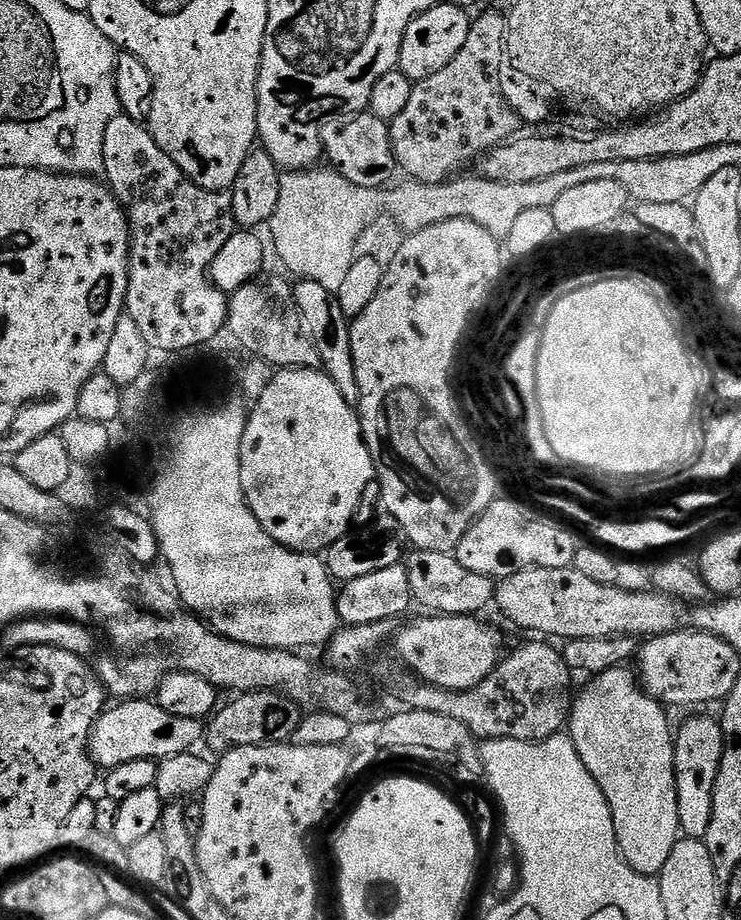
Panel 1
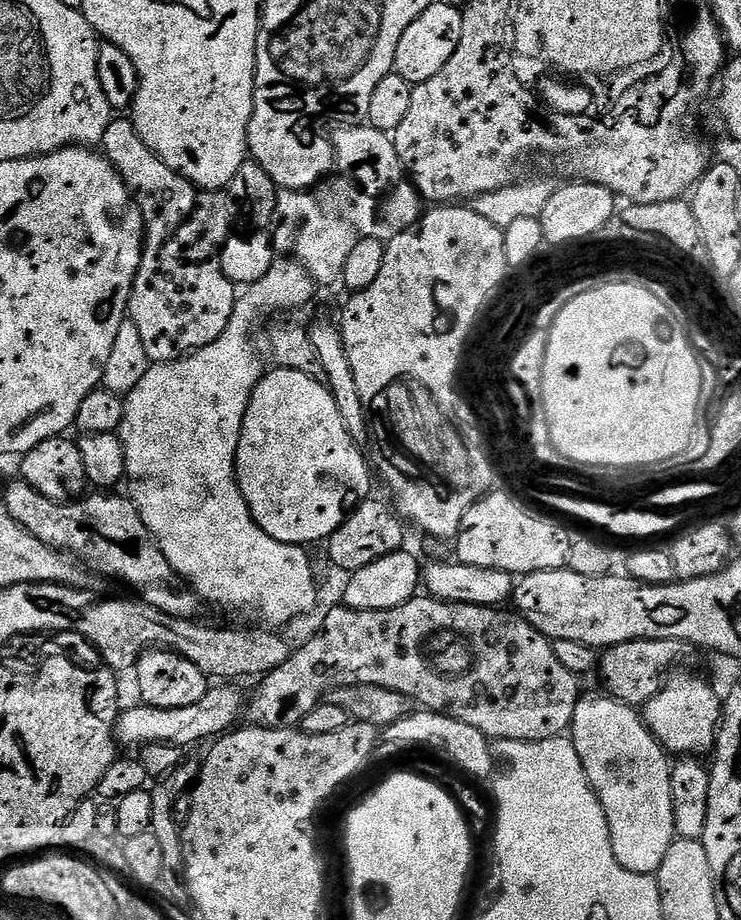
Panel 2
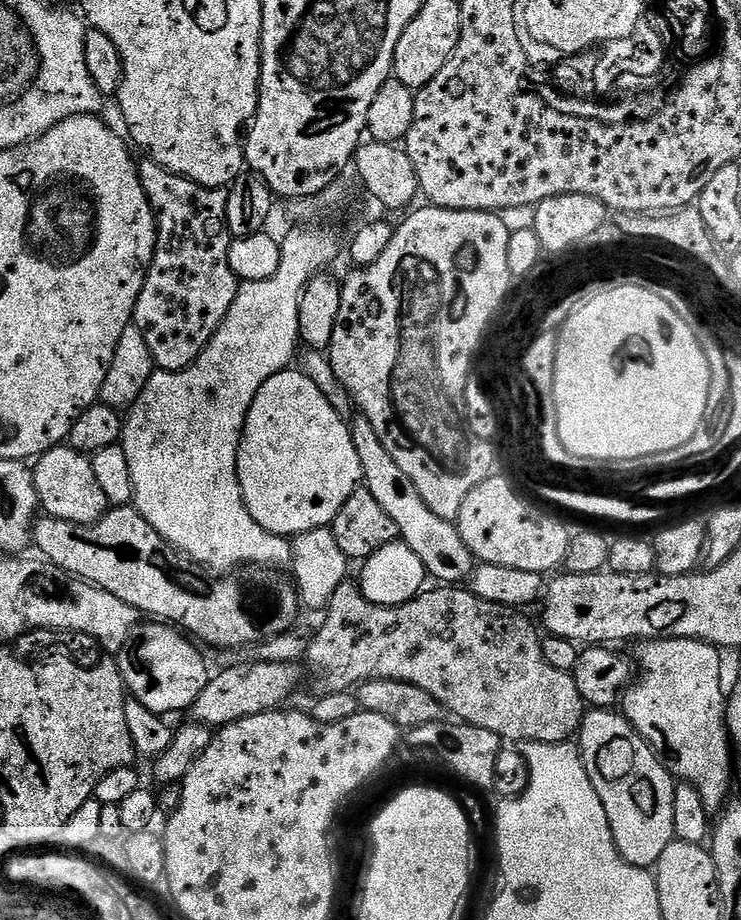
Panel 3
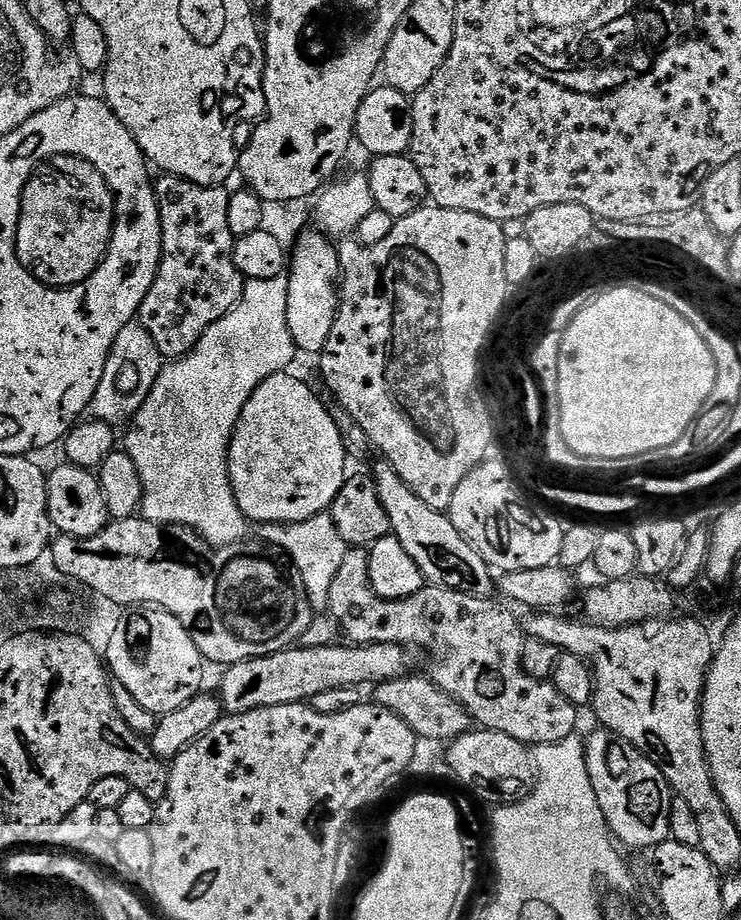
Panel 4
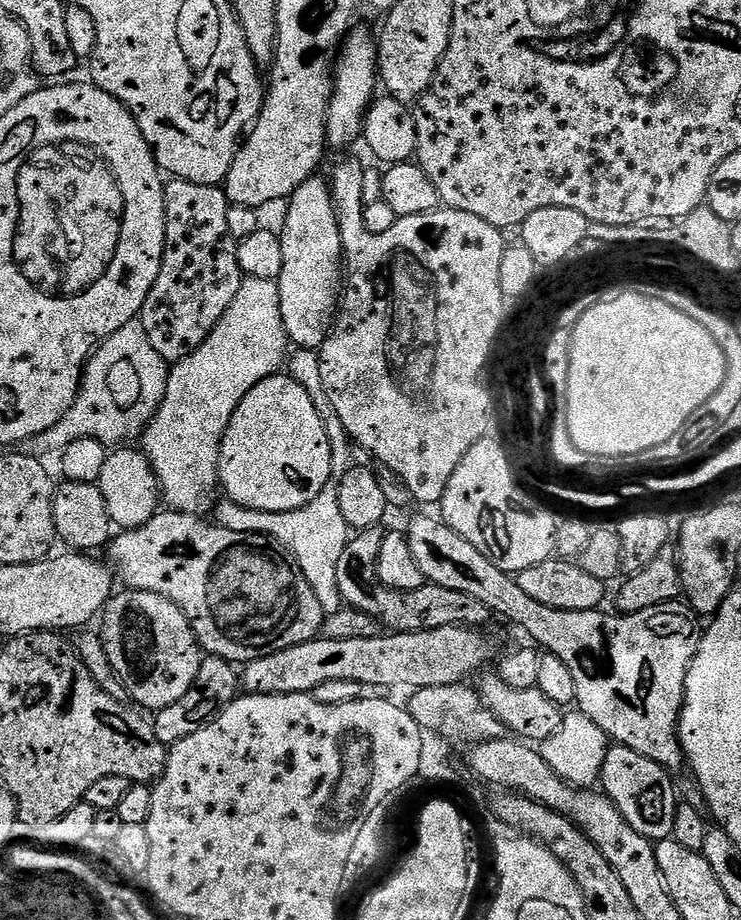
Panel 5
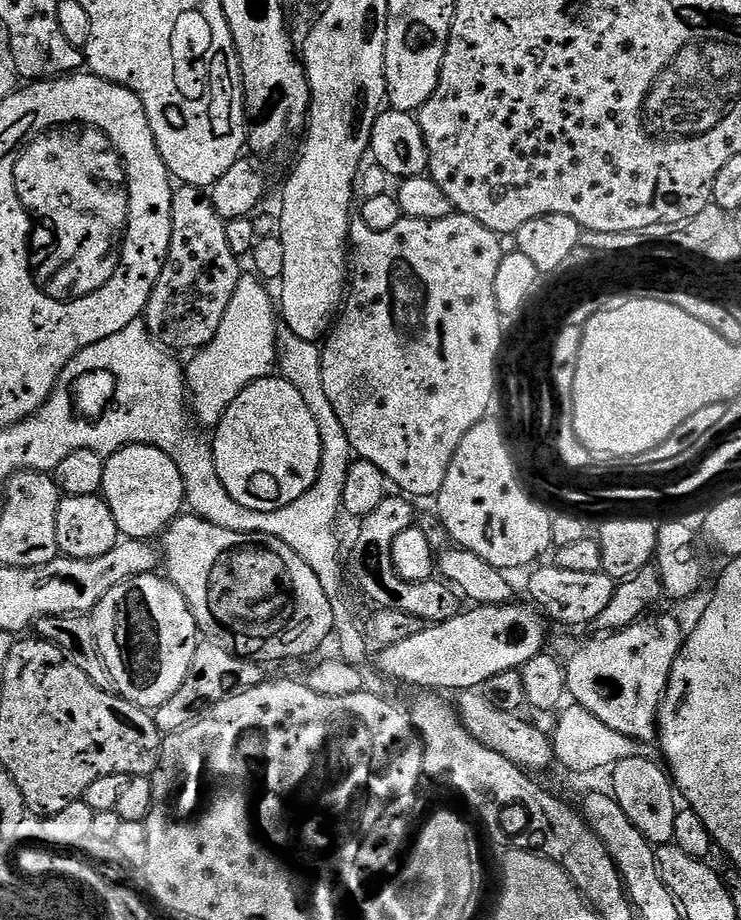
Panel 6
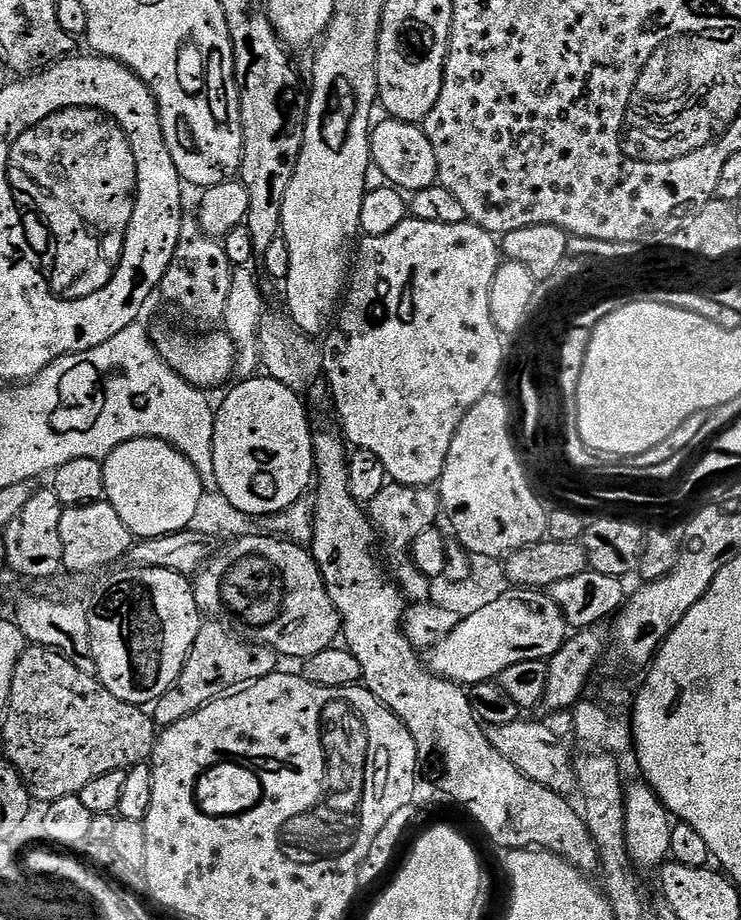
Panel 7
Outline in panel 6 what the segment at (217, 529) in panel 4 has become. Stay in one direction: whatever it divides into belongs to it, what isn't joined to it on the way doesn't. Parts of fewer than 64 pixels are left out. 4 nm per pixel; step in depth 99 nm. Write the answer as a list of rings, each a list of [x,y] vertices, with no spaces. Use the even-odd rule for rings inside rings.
[[[255,274],[241,275],[230,306],[222,314],[218,334],[186,364],[186,387],[190,408],[195,419],[209,426],[219,424],[222,414],[238,398],[246,386],[273,375],[276,368],[276,333],[278,331],[278,304],[267,292],[265,281]]]

